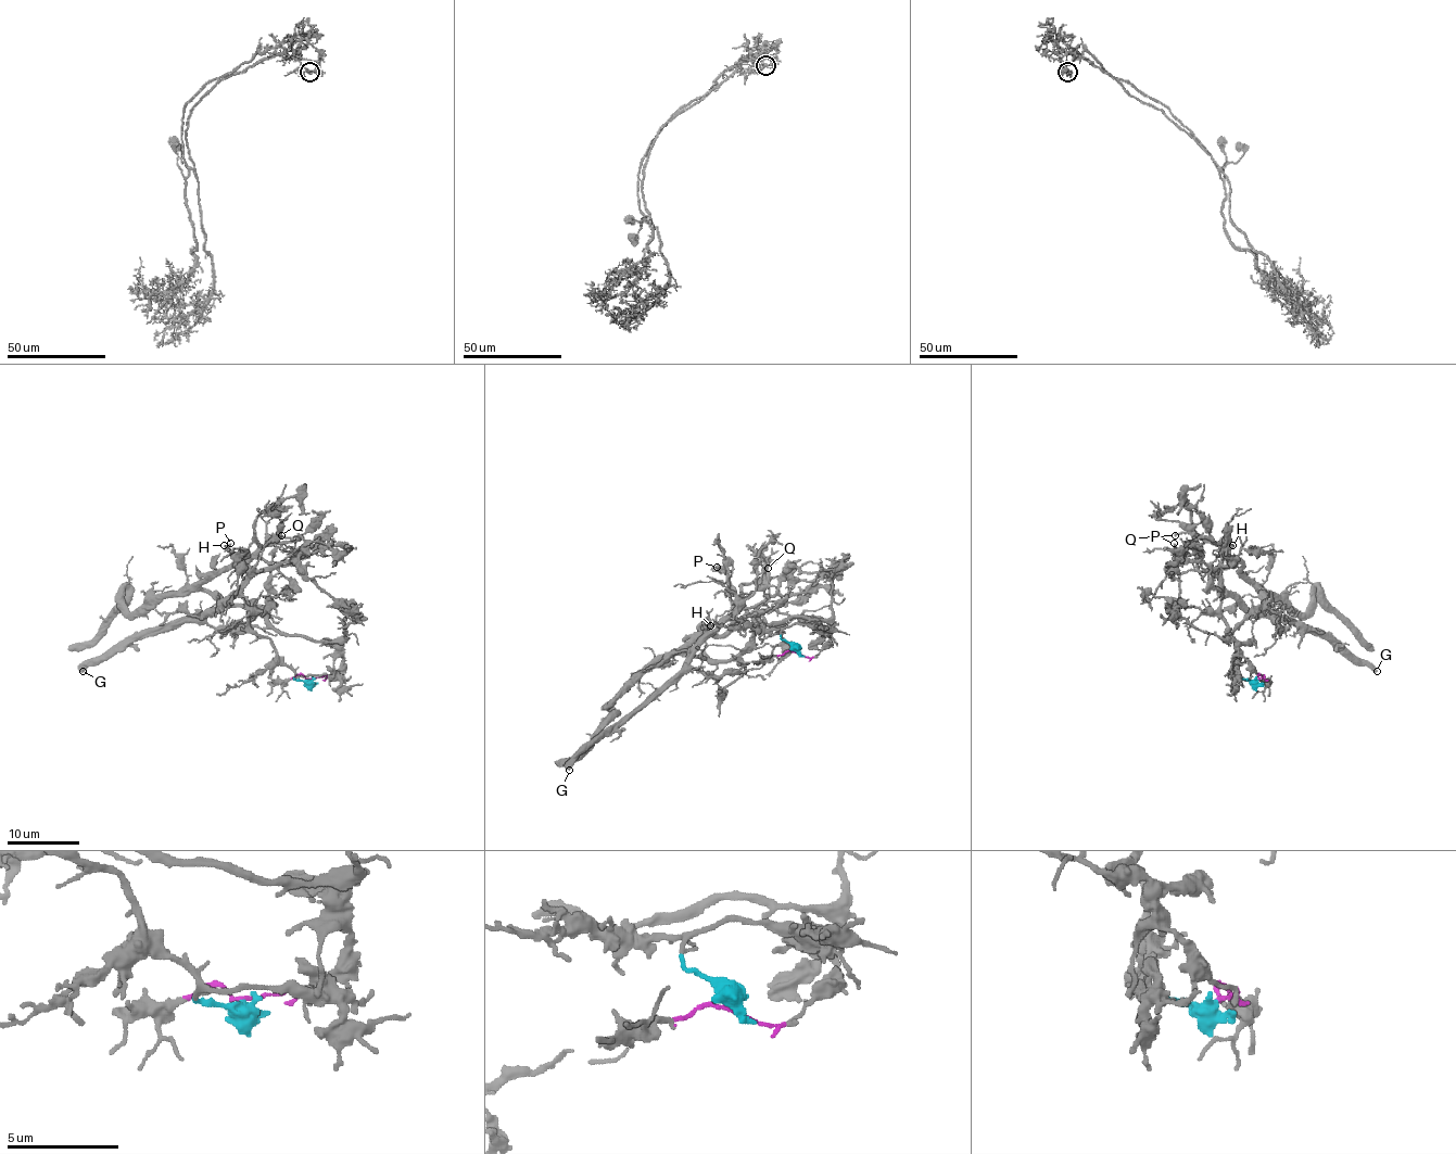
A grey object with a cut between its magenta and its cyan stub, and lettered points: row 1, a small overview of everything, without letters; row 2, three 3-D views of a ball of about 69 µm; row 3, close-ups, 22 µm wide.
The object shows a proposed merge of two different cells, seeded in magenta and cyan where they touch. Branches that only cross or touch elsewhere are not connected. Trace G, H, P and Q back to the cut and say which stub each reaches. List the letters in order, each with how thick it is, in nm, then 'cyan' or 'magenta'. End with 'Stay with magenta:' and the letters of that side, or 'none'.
G: 500 nm thick; cyan
H: 140 nm thick; cyan
P: 240 nm thick; cyan
Q: 160 nm thick; cyan
Stay with magenta: none

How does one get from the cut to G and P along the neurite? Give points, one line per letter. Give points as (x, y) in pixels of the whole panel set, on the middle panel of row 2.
G: (795, 649), (781, 630), (757, 628), (735, 619), (734, 613), (663, 684), (604, 728), (568, 770)
P: (795, 649), (781, 630), (729, 616), (734, 608), (726, 570), (718, 567)

